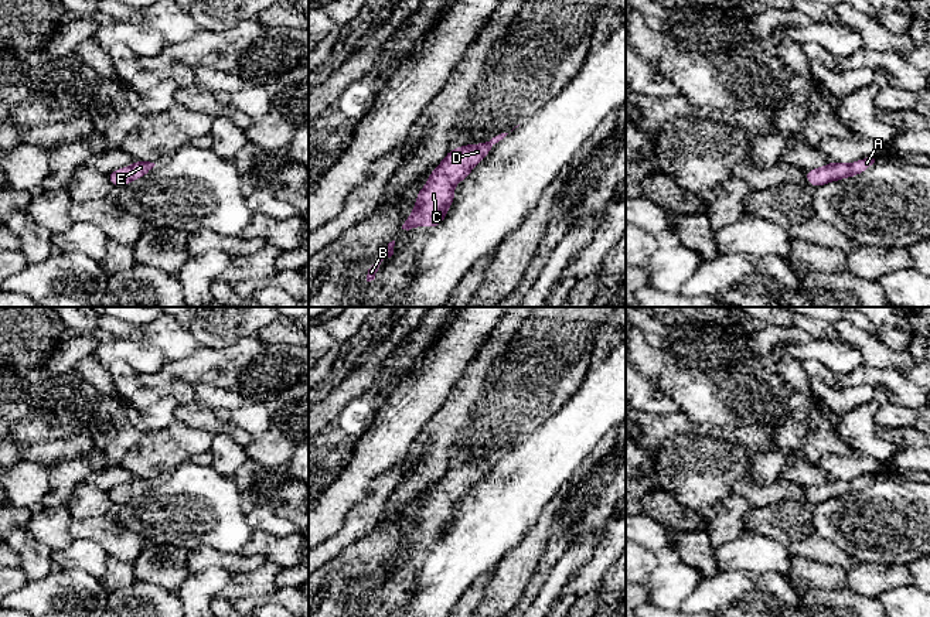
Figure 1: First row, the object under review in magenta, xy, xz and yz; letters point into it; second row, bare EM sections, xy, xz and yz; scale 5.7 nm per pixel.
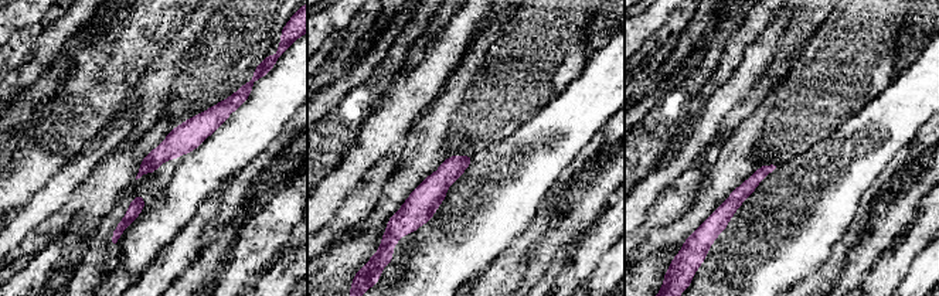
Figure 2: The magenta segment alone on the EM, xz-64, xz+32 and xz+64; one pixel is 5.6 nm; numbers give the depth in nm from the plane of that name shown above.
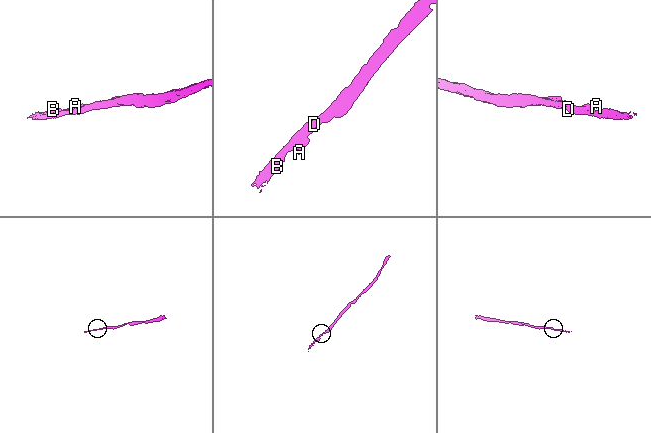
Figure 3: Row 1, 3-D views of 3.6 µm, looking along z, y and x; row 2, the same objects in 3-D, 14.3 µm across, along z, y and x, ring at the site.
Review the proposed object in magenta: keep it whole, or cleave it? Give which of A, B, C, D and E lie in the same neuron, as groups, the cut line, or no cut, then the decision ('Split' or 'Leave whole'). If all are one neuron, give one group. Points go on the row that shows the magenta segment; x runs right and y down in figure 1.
Groups: A B C D E. No split. Leave whole

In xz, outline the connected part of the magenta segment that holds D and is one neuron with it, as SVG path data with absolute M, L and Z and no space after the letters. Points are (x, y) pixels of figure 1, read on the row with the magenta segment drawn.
M501 133L481 144L467 144L453 149L443 161L429 173L429 180L416 197L413 212L408 217L402 229L427 225L436 228L446 217L454 201L454 185L463 181L491 150L508 133Z

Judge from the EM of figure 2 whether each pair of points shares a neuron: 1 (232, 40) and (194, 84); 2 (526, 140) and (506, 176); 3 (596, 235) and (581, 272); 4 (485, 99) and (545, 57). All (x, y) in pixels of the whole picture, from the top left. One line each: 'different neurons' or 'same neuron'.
1: same neuron
2: same neuron
3: same neuron
4: same neuron

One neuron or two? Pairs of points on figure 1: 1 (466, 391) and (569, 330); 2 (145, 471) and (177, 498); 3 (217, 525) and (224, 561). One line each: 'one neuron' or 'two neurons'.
1: two neurons
2: two neurons
3: two neurons

